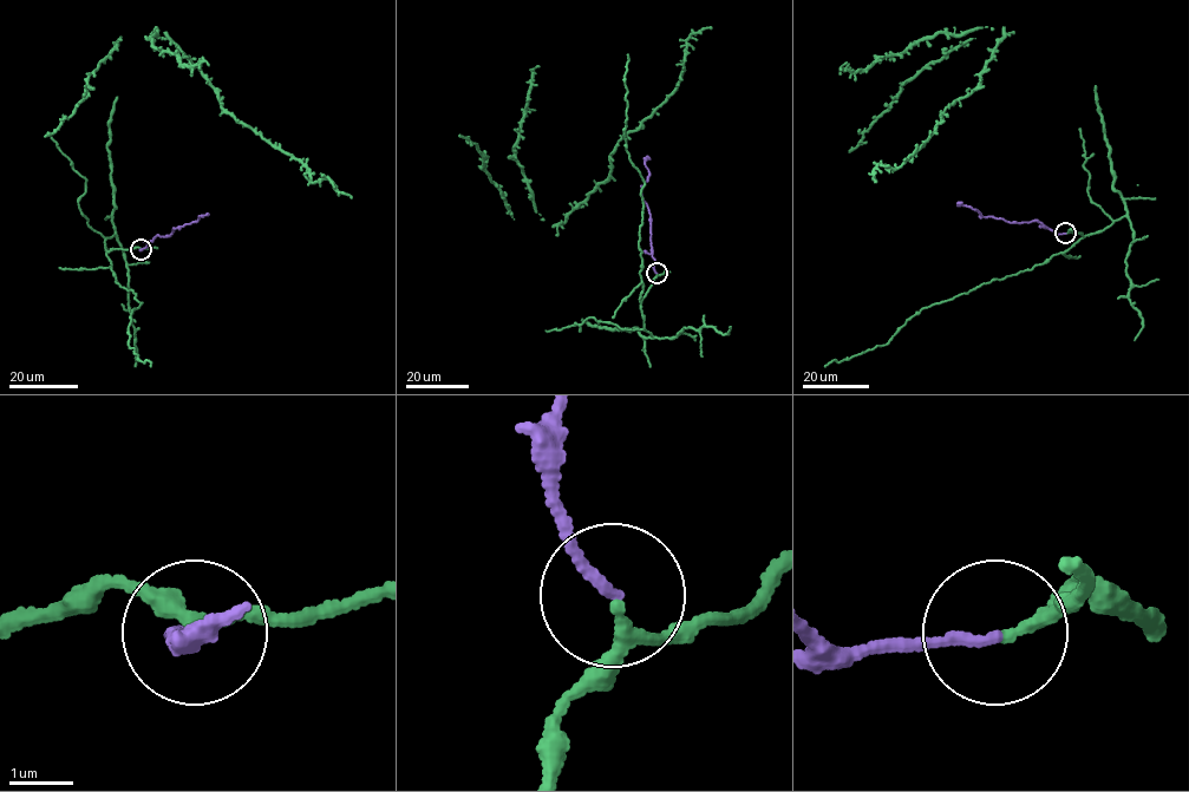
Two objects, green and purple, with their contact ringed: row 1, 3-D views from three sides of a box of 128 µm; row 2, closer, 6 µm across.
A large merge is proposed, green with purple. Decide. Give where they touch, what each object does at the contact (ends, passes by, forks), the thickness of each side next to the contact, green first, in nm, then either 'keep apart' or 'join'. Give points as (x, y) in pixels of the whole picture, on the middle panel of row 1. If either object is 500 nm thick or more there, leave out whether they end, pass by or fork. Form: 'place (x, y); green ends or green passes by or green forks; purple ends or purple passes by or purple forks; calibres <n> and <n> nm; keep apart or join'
place (657, 273); green passes by; purple ends; calibres 150 and 150 nm; join

